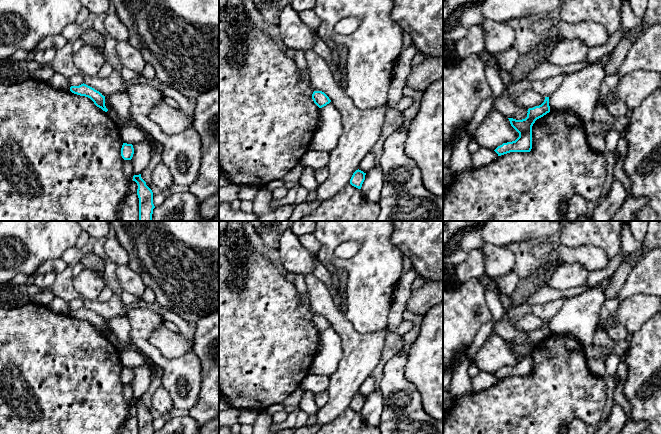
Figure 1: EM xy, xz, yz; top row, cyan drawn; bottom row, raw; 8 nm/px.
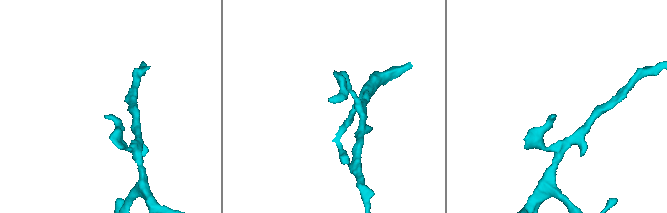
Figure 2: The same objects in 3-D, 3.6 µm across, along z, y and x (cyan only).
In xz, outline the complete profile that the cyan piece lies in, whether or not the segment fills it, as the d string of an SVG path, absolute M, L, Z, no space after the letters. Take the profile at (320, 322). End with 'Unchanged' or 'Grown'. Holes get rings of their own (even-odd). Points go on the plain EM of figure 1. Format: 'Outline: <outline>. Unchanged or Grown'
Outline: M314 315L312 323L319 332L324 331L331 326L329 321L322 315Z. Unchanged

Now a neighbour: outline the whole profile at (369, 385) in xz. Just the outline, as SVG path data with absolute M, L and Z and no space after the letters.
M368 377L361 385L359 389L359 394L367 397L377 388L377 383L373 377Z

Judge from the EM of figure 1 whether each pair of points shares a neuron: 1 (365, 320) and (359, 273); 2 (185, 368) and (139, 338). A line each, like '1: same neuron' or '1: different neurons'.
1: same neuron
2: same neuron

